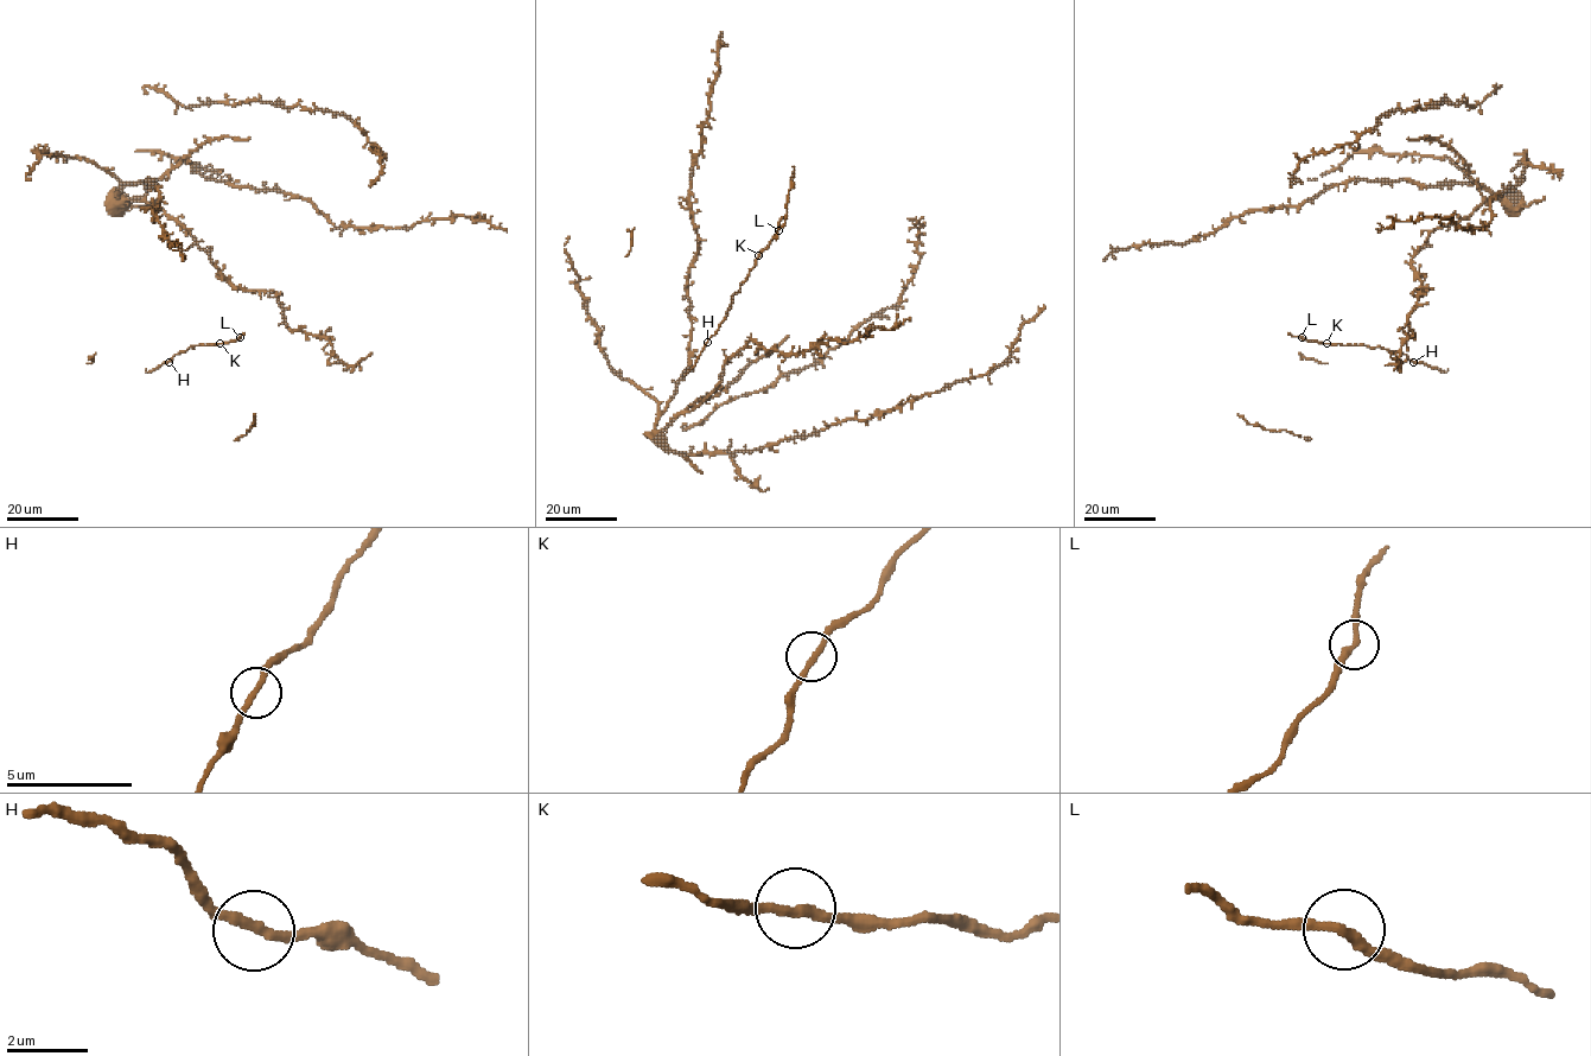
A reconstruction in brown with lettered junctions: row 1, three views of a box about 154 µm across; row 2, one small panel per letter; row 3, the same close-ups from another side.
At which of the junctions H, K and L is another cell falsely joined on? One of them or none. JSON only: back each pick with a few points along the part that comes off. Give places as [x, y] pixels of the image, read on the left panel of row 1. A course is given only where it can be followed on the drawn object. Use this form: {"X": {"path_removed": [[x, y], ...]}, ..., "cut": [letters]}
{"cut": []}

